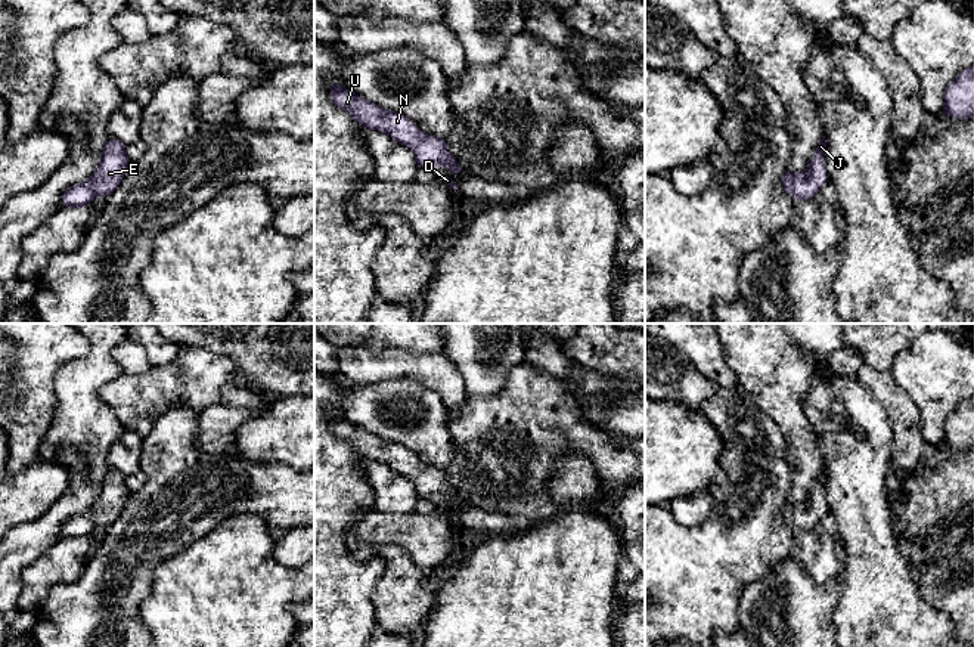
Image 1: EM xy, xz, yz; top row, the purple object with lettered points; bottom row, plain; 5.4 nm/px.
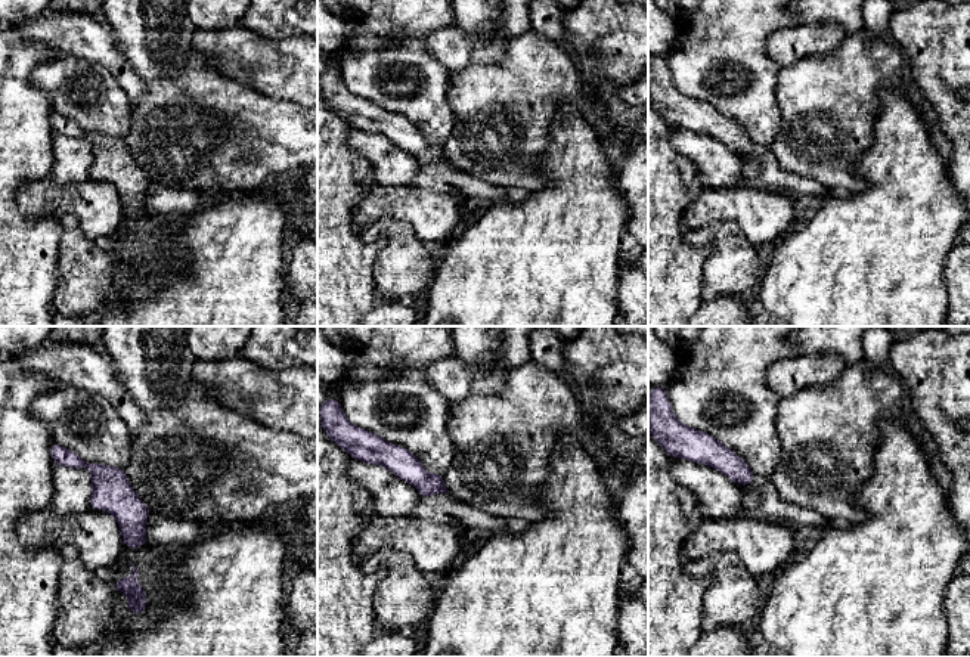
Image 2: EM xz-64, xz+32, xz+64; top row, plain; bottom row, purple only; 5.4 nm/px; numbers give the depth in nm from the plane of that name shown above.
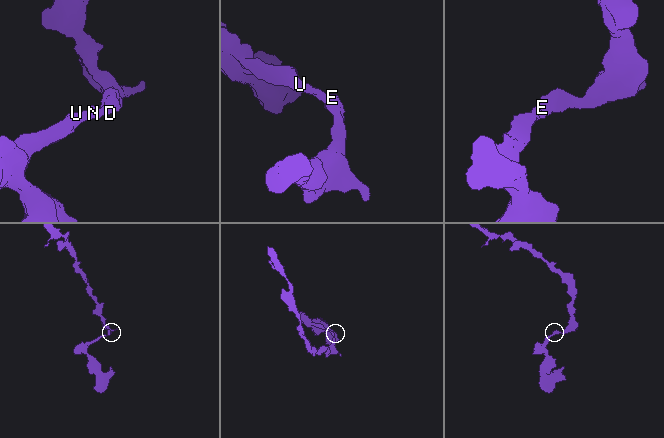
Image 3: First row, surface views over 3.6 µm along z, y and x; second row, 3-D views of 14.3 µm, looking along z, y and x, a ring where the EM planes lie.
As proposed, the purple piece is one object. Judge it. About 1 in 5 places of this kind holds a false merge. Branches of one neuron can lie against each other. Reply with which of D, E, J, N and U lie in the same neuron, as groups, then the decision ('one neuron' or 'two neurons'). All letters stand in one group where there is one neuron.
groups D E J N U; one neuron

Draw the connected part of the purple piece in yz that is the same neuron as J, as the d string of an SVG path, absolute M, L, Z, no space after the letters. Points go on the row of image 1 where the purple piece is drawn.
M823 136L803 173L795 174L787 168L782 174L782 185L794 201L813 198L826 183L825 154L826 139Z

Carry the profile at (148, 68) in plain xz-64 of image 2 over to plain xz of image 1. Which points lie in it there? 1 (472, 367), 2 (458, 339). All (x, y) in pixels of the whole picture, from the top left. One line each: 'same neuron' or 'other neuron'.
1: same neuron
2: same neuron

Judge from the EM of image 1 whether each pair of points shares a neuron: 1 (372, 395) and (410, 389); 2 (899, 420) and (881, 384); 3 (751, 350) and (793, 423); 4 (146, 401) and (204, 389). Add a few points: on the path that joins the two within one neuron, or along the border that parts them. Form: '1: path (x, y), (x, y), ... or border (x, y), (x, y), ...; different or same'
1: path (381, 395), (402, 395); same
2: path (899, 411), (896, 401), (889, 393); same
3: path (769, 368), (778, 377), (784, 405); same
4: path (161, 389), (189, 389); same

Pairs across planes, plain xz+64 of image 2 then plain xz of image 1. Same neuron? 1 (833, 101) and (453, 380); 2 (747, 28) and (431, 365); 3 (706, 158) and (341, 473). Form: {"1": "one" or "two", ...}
{"1": "two", "2": "two", "3": "two"}

